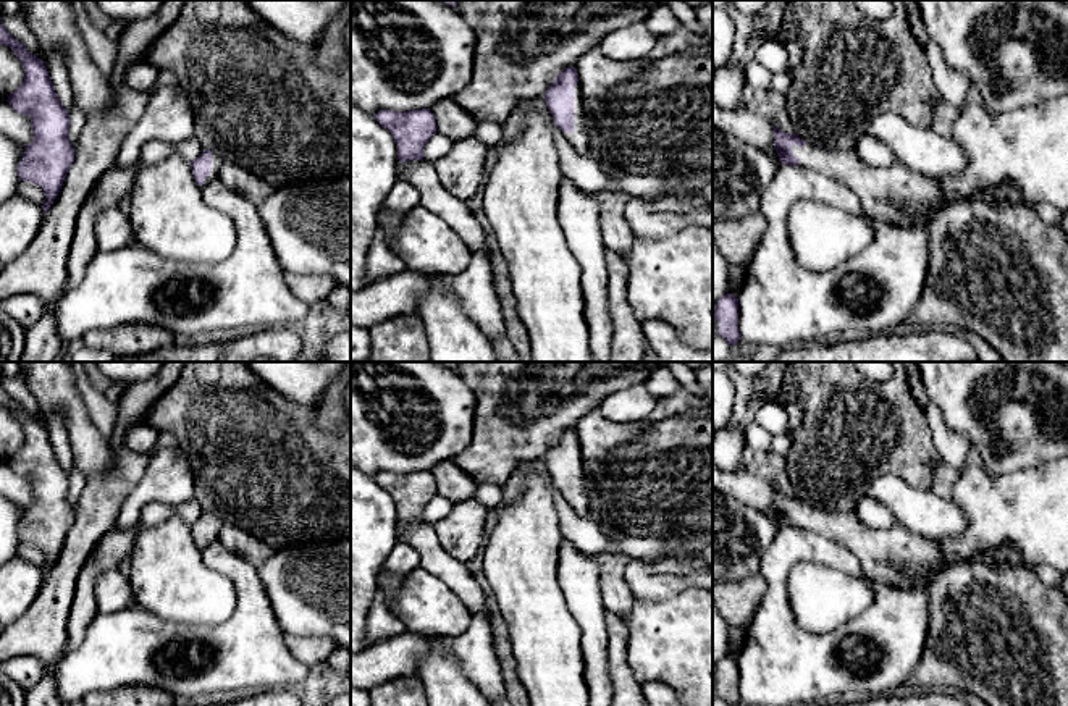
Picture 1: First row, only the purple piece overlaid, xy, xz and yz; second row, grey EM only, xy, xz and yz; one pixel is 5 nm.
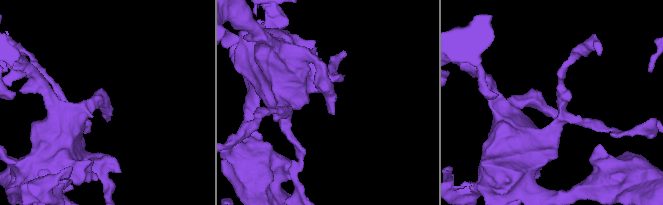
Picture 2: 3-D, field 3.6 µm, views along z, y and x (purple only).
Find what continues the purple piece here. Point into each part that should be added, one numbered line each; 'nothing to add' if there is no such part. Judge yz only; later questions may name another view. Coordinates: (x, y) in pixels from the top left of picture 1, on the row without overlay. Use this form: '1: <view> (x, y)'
1: yz (884, 554)

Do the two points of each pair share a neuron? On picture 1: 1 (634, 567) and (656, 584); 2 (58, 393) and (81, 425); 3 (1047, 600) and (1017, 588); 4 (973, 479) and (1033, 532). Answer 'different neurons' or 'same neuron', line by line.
1: same neuron
2: same neuron
3: same neuron
4: same neuron

